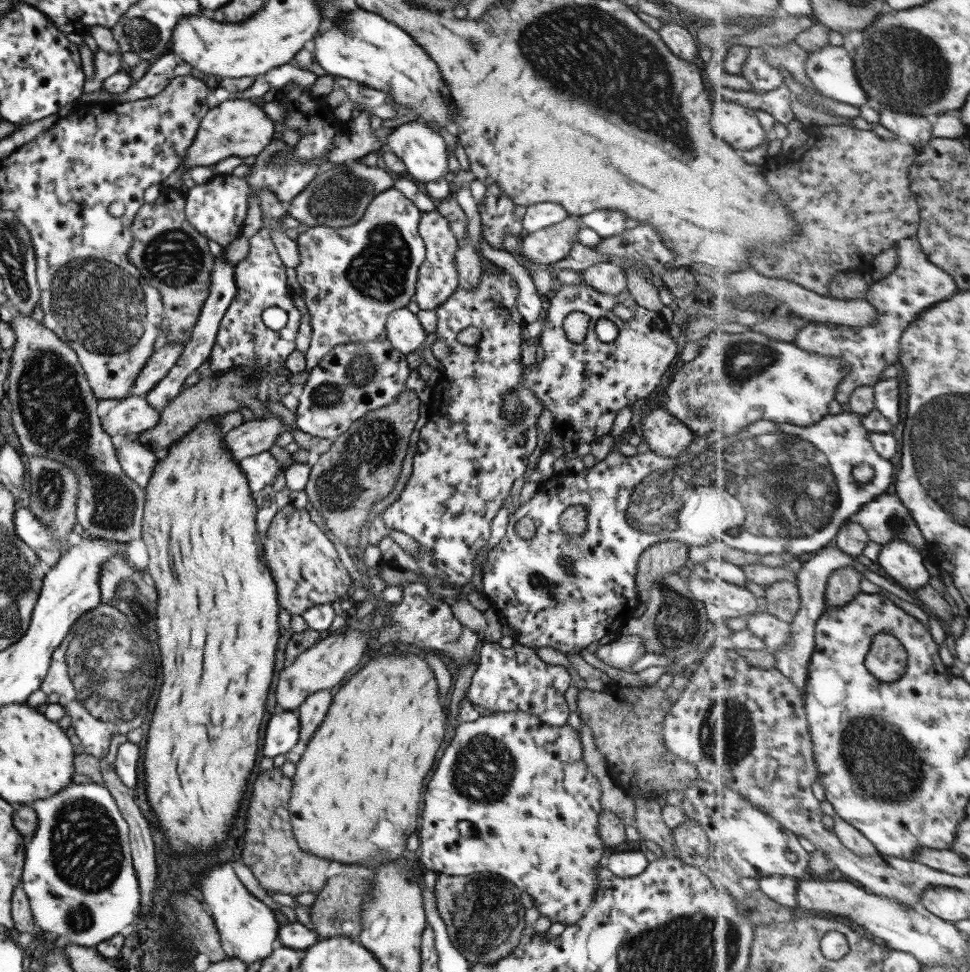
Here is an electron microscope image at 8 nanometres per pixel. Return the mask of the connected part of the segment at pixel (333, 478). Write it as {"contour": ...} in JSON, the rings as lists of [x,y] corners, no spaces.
{"contour":[[[403,390],[391,405],[365,413],[332,440],[331,446],[310,467],[304,487],[309,504],[346,548],[358,546],[359,528],[371,505],[383,500],[397,482],[409,435],[421,410],[419,401],[423,401],[420,394]]]}

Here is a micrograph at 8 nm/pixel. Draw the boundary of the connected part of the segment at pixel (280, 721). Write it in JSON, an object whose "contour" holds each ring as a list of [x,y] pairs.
{"contour":[[[283,711],[270,716],[263,734],[261,754],[265,758],[285,755],[299,739],[299,719],[295,711]]]}

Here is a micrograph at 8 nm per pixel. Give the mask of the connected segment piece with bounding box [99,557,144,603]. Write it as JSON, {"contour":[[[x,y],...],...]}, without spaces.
{"contour":[[[109,557],[109,559],[105,559],[99,569],[100,602],[110,603],[115,592],[115,585],[123,579],[131,579],[133,574],[144,578],[143,572],[131,568],[122,558]]]}

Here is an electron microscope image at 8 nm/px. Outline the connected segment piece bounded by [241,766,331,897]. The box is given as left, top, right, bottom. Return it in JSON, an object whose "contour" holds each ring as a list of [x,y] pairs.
{"contour":[[[273,766],[270,770],[259,773],[247,804],[241,859],[269,896],[271,892],[290,894],[292,897],[301,892],[317,894],[322,890],[323,882],[326,882],[325,870],[331,862],[325,858],[305,854],[297,846],[288,814],[290,796],[290,780]]]}

